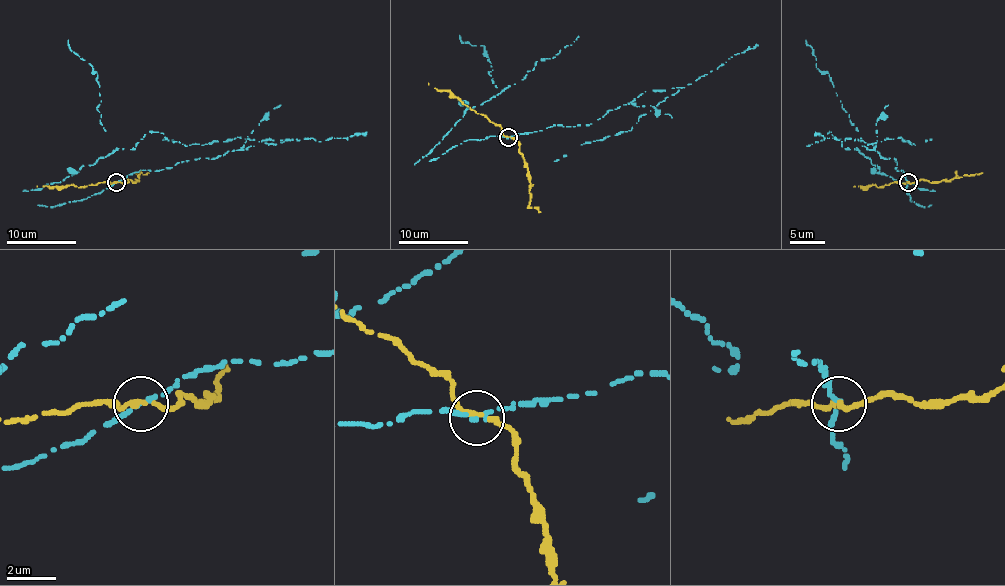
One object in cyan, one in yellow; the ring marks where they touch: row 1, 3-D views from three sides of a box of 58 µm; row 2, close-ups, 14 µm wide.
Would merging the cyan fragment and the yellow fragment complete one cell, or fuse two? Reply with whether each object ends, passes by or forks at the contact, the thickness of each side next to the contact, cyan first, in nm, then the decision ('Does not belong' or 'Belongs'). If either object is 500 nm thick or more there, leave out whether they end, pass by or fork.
At the ring cyan passes by. At the ring yellow passes by. Thickness 190 nm (cyan) against 200 nm. Does not belong

